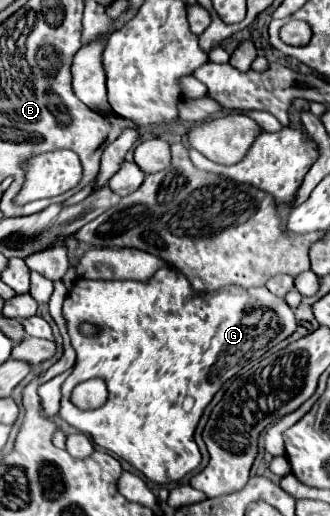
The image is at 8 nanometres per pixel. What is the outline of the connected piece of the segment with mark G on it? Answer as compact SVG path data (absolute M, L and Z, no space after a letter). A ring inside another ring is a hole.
M169 266L157 270L151 282L141 286L141 290L139 284L77 278L65 298L63 318L67 320L67 330L77 360L71 376L61 388L63 400L59 416L79 432L89 434L95 444L127 460L133 468L157 484L177 482L199 466L201 454L193 440L193 432L205 406L213 400L217 390L251 358L263 356L275 344L287 340L299 326L295 312L289 308L285 298L271 294L265 286L229 286L219 292L201 294L191 288L189 280L181 272ZM81 322L91 322L99 326L101 332L93 338L87 338L79 332ZM91 378L105 380L109 398L101 408L81 410L71 402L71 392L77 384ZM187 398L193 400L191 408L185 406Z

